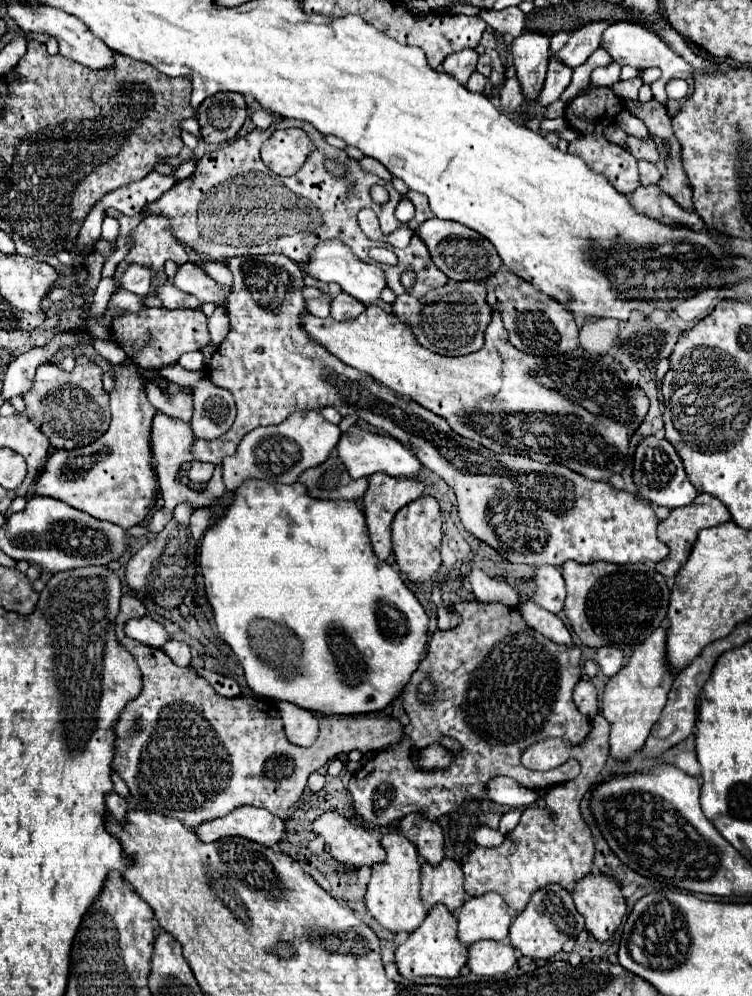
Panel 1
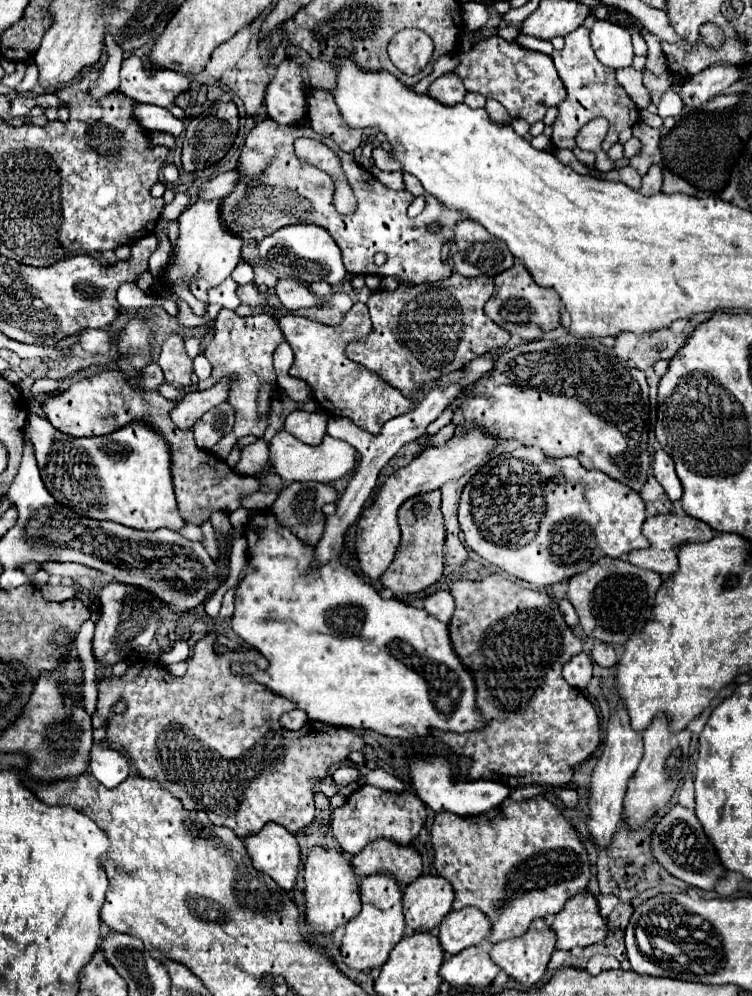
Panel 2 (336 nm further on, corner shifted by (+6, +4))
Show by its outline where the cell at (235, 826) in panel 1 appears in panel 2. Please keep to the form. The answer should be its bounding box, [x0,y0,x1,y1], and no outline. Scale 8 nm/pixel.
[242,824,300,890]

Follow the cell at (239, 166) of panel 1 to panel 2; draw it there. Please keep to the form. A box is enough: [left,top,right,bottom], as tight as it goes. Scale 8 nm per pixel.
[220,118,464,284]

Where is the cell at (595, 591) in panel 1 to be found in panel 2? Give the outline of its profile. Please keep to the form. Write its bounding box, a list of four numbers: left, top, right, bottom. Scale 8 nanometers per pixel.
[568,556,660,648]

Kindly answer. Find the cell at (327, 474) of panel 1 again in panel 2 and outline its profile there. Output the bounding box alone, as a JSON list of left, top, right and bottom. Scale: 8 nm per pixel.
[272,482,338,544]

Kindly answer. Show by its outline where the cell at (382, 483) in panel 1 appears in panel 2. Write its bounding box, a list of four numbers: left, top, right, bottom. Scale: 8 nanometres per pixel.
[354,428,496,578]

